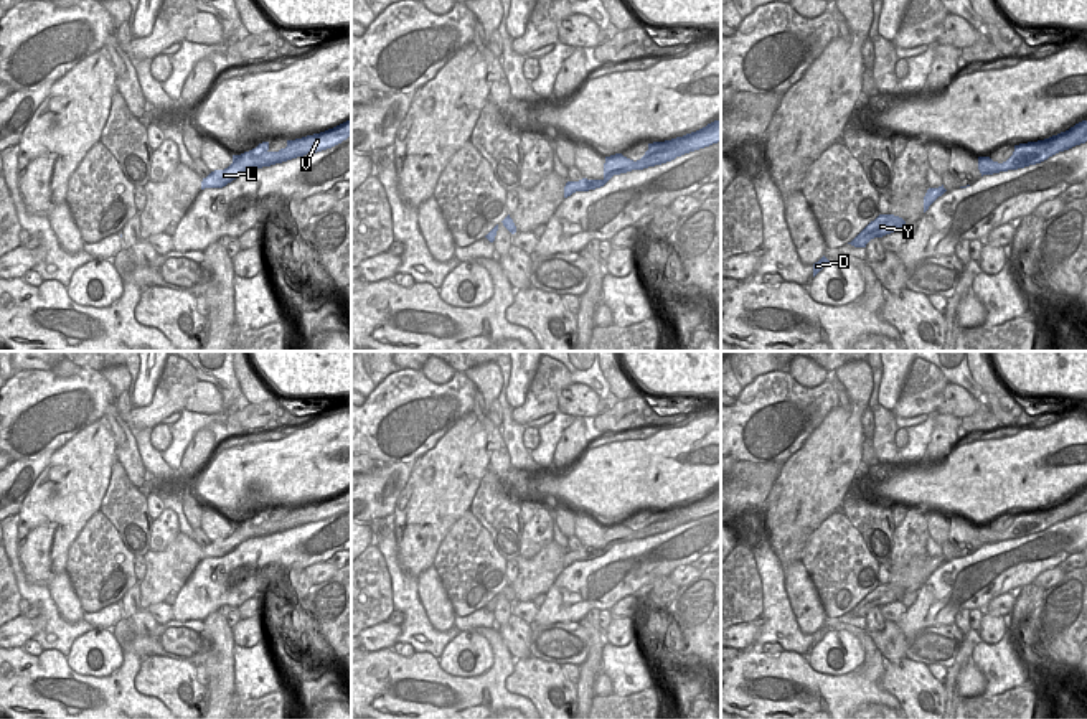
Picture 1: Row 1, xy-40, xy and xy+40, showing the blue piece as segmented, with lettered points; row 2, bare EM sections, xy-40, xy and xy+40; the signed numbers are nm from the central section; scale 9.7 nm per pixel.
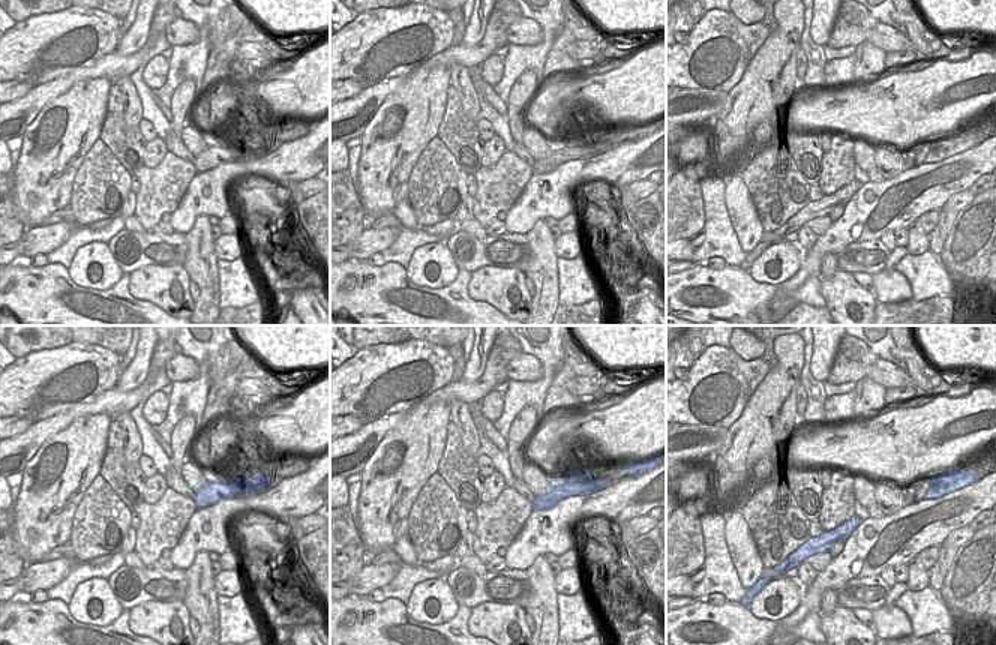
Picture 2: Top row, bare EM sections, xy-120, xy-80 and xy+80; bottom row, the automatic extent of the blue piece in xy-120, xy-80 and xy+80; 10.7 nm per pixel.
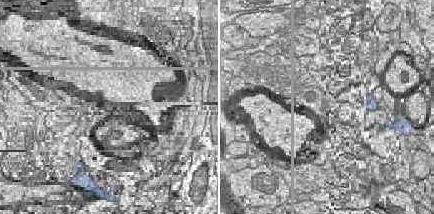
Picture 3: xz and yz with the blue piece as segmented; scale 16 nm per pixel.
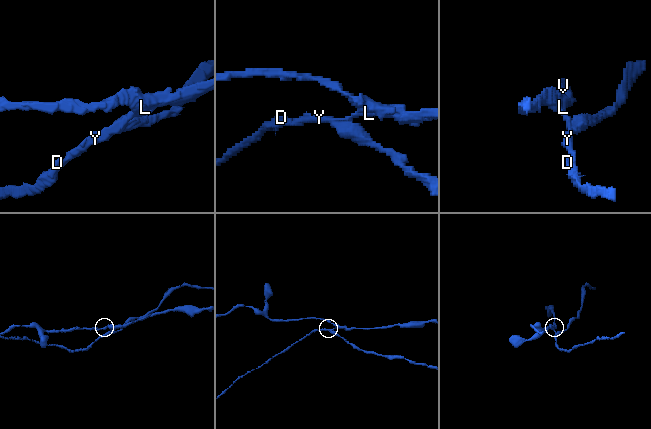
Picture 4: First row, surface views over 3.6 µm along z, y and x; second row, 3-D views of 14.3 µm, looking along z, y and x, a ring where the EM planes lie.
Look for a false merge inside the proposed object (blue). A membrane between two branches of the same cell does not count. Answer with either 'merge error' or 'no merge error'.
merge error

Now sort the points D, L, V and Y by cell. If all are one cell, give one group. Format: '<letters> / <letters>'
D Y / L V

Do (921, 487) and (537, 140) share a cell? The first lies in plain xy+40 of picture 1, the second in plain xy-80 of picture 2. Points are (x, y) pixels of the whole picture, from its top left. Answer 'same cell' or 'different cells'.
different cells

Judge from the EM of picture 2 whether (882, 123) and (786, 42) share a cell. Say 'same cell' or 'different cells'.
different cells

